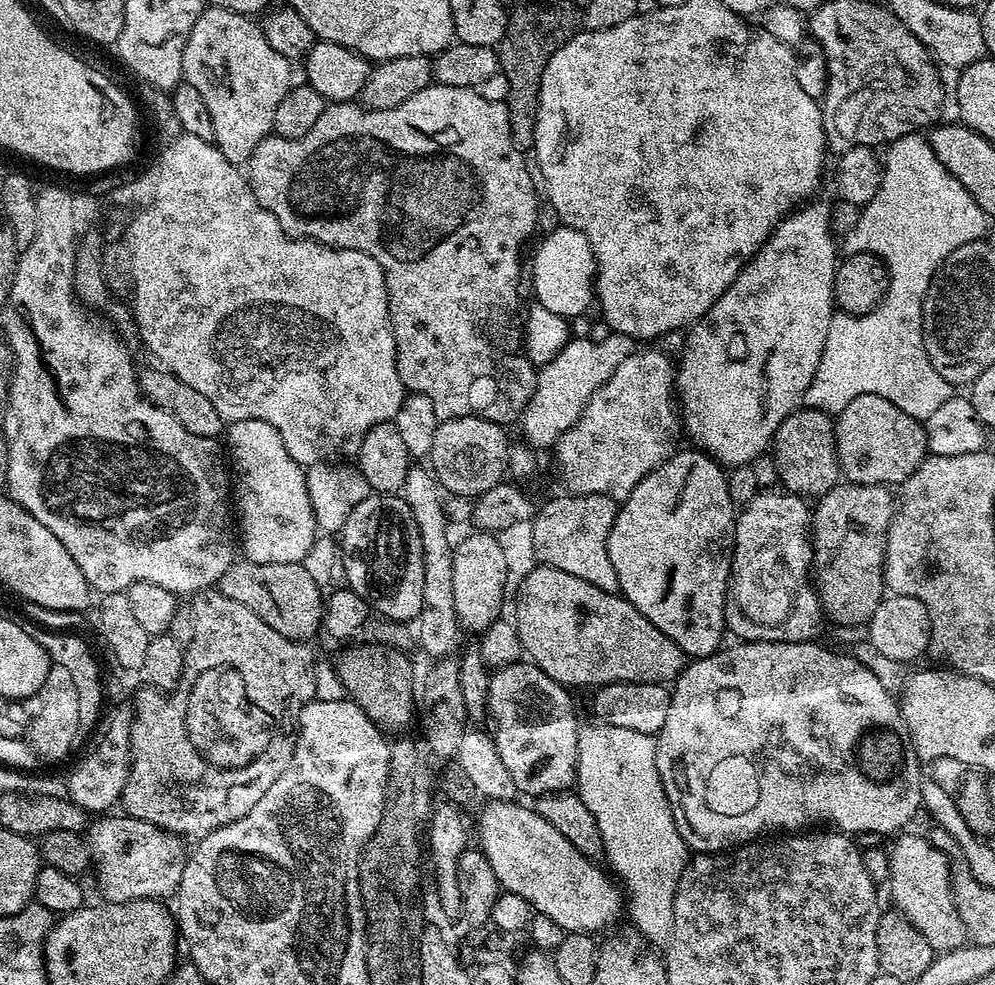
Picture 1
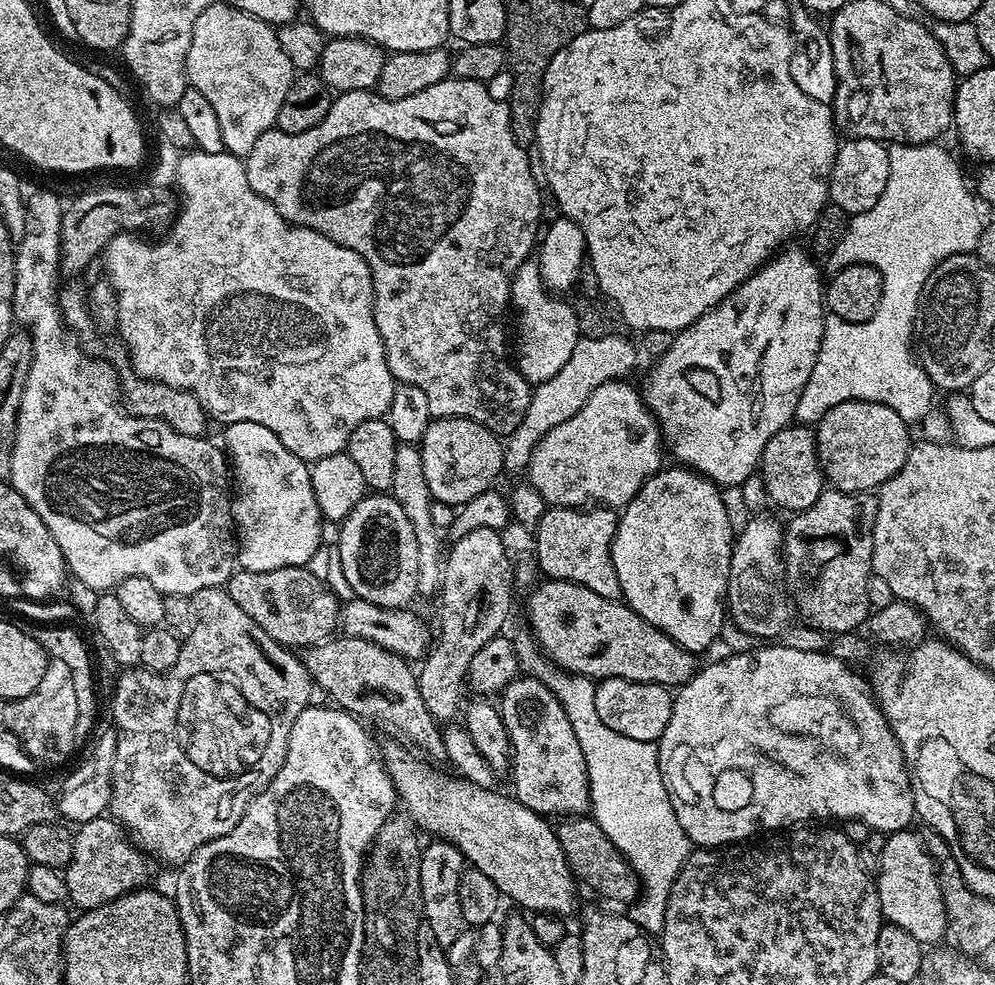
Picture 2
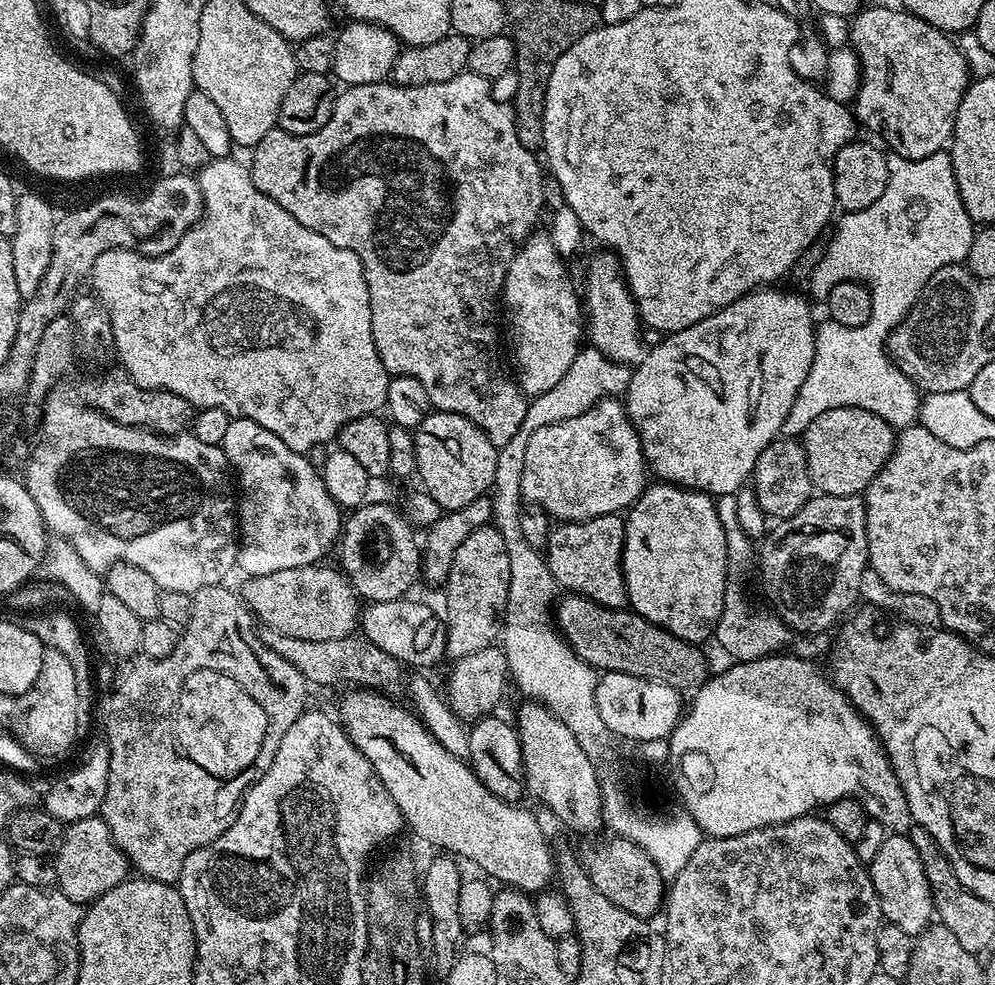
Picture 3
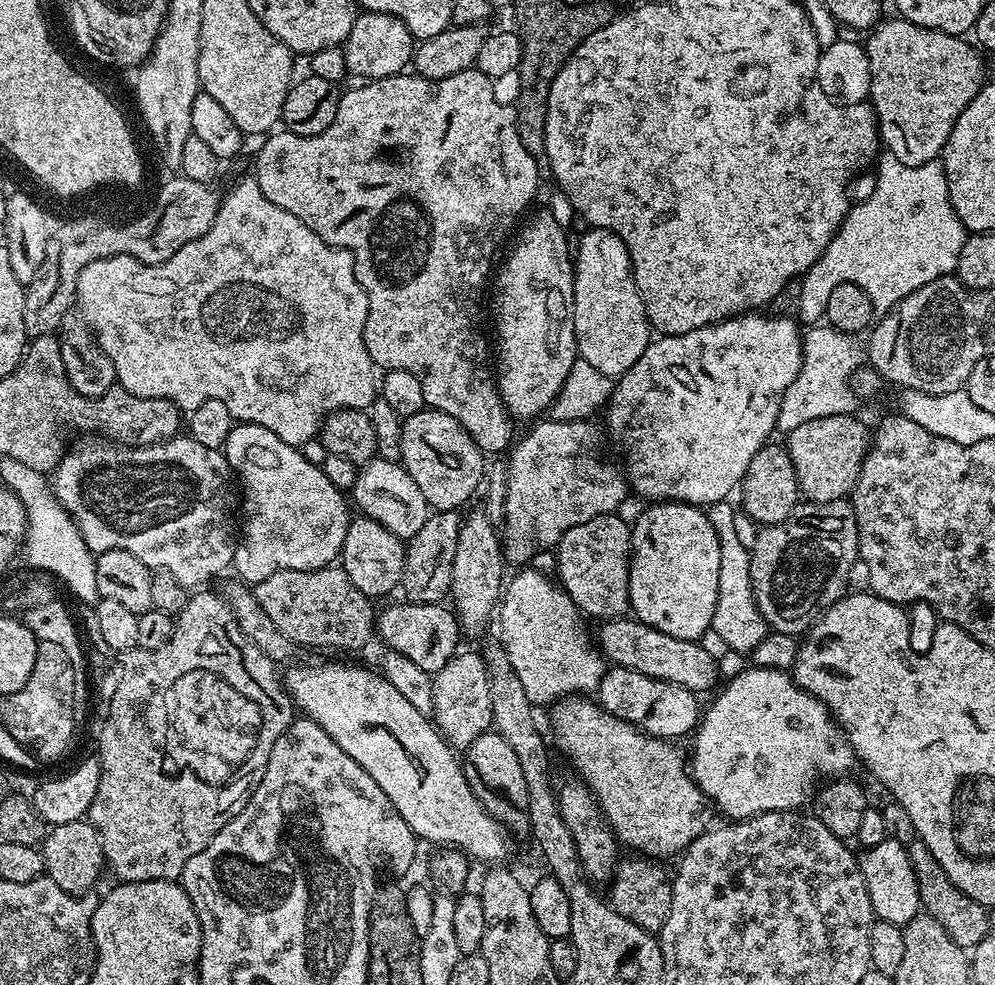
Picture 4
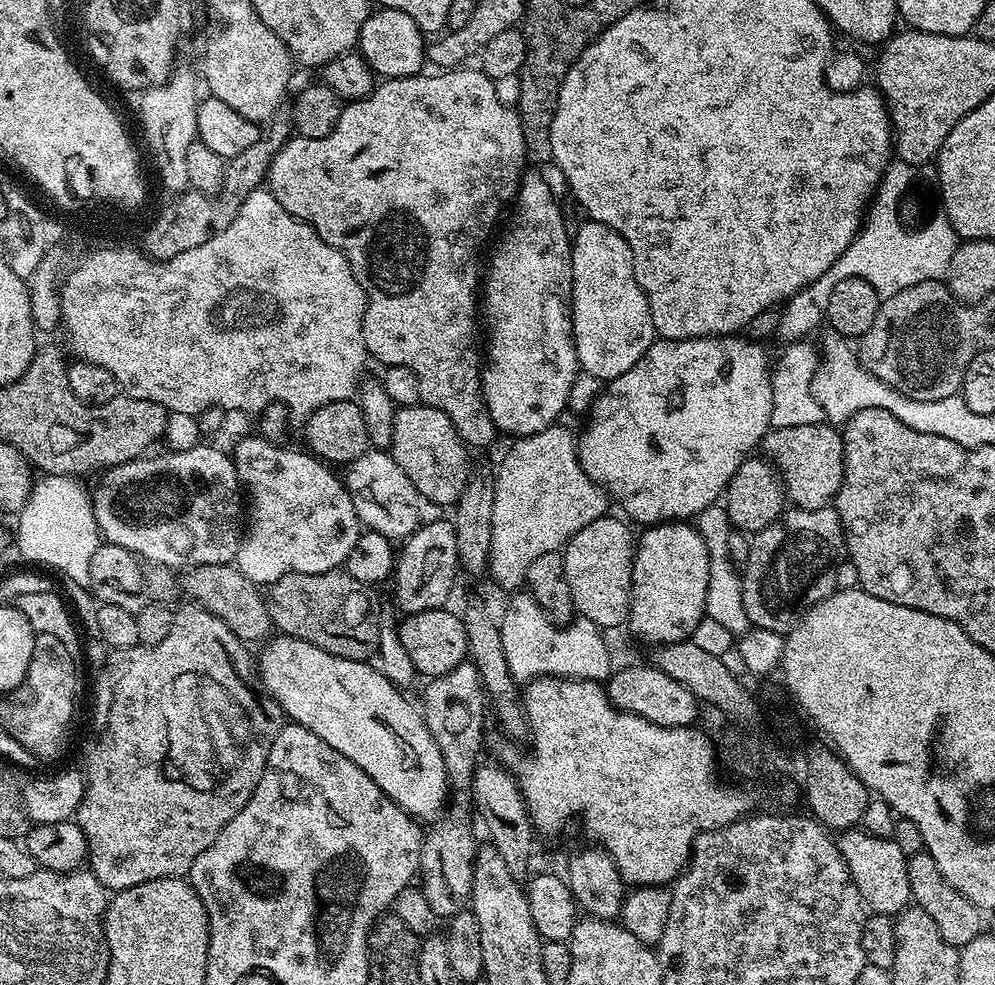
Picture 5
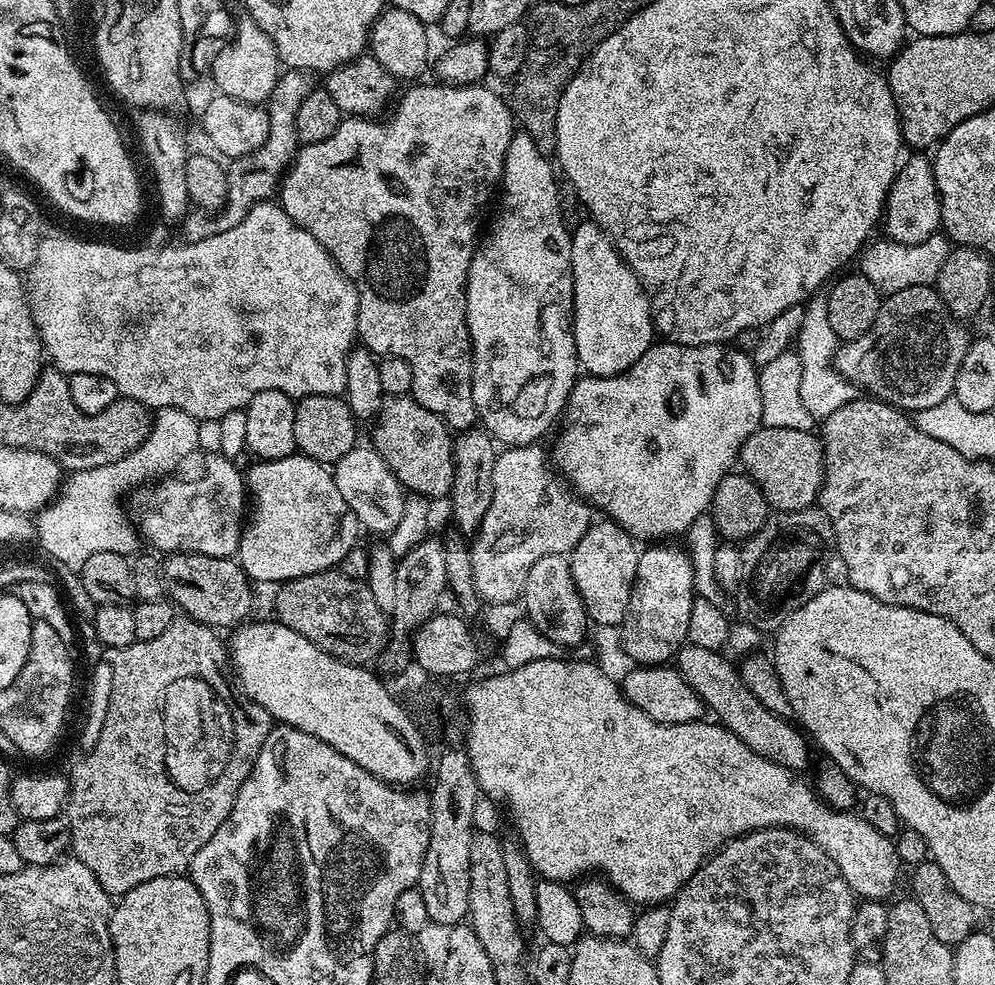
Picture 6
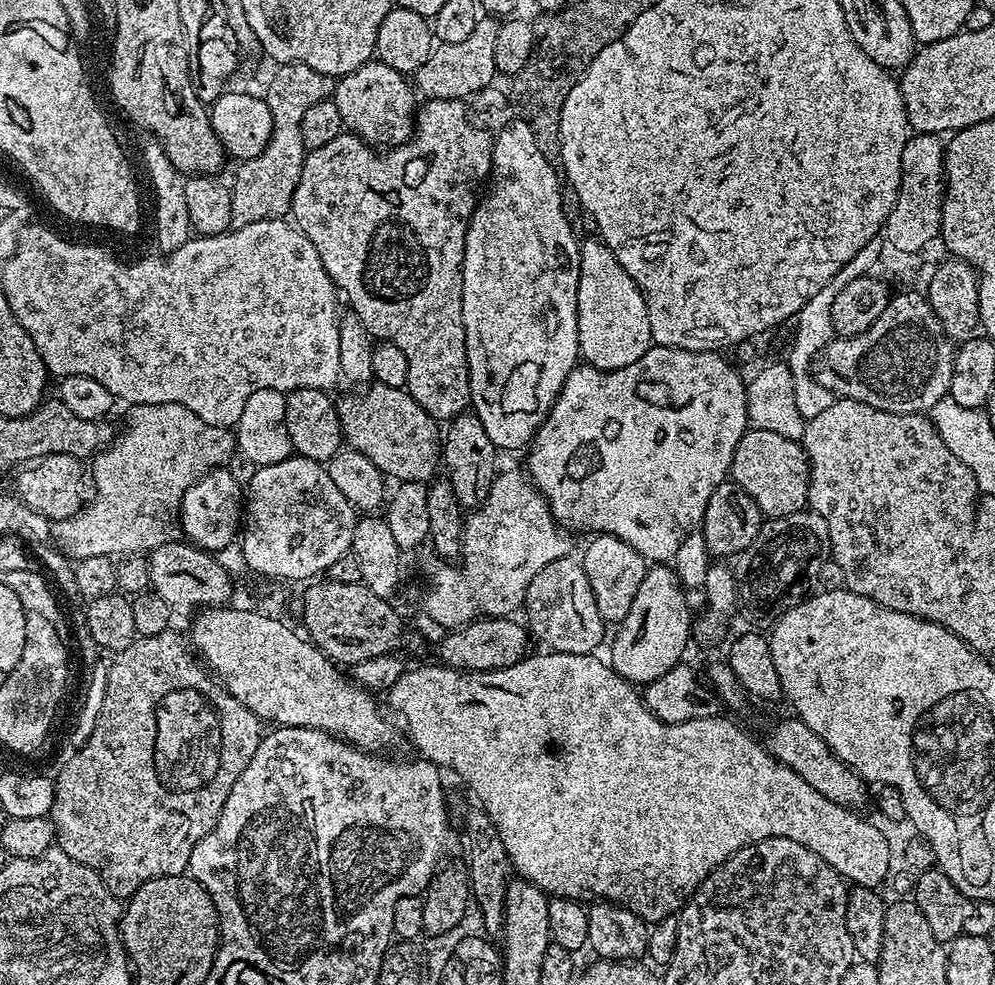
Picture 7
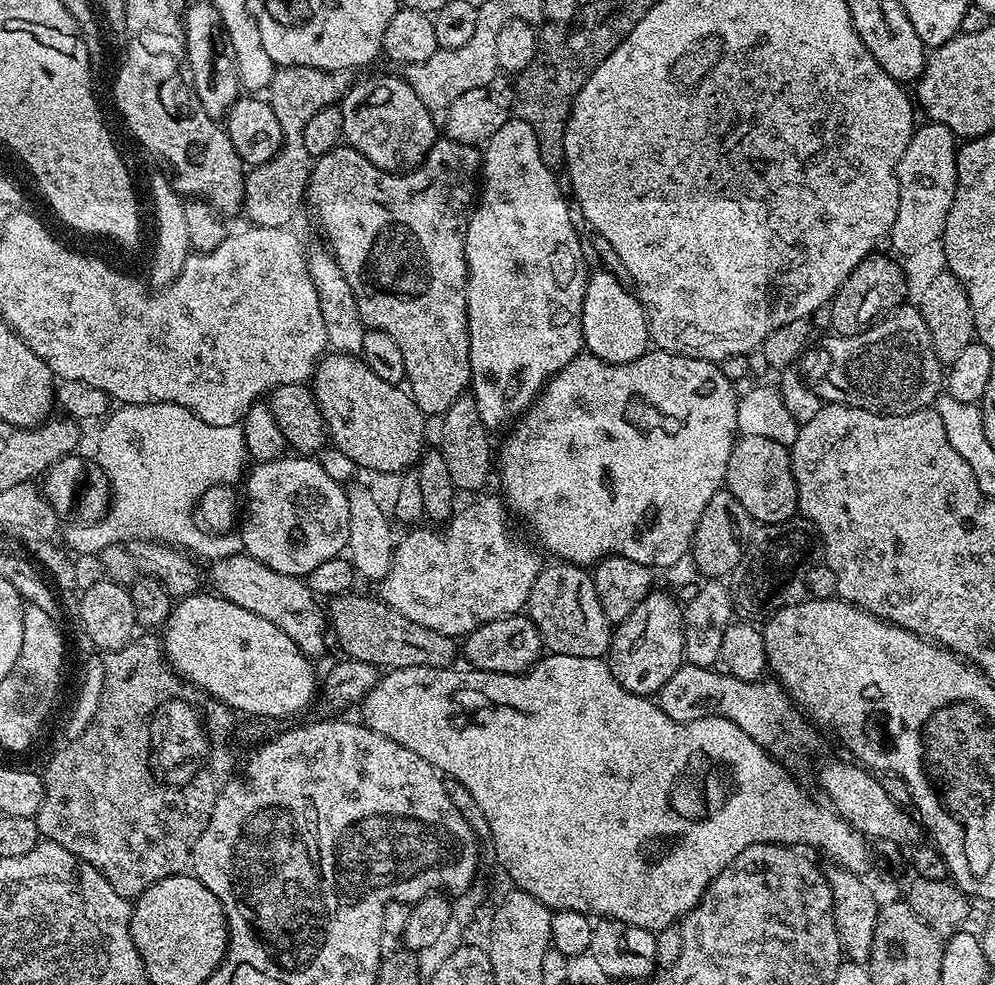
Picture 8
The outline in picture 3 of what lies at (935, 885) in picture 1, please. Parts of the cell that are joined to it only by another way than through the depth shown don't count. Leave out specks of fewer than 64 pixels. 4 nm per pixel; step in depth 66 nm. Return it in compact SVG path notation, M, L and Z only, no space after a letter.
M904 834L885 835L882 850L878 850L878 854L874 854L867 869L868 877L874 882L874 890L880 899L881 917L887 923L898 926L898 930L906 930L906 934L913 938L926 931L928 925L934 920L932 895L930 894L930 886L926 882L926 872L922 870L922 858L918 858L918 850L914 850L914 842L910 842L907 835Z

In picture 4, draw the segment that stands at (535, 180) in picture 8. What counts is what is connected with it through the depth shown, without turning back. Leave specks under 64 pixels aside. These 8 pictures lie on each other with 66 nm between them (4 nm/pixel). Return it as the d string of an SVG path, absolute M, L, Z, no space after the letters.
M542 210L538 213L524 229L515 237L516 245L512 248L512 253L504 260L504 265L499 265L498 275L494 280L494 288L496 284L496 340L500 343L500 368L495 373L496 384L500 388L500 397L502 402L508 407L508 414L513 418L519 418L531 421L533 418L540 418L551 409L554 398L558 394L558 390L562 390L562 382L566 382L566 374L570 374L570 366L574 366L574 362L578 358L575 340L574 326L574 280L573 280L573 263L574 256L568 252L568 232L554 220L548 210Z

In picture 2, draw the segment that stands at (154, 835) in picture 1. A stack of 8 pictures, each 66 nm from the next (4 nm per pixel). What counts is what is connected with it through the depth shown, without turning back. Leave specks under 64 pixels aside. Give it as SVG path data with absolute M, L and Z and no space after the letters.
M105 814L90 822L79 825L74 832L74 854L70 862L63 868L64 881L68 890L68 900L77 904L77 909L87 910L109 904L111 900L145 887L148 880L149 857L130 839L129 833L121 828L111 815Z

